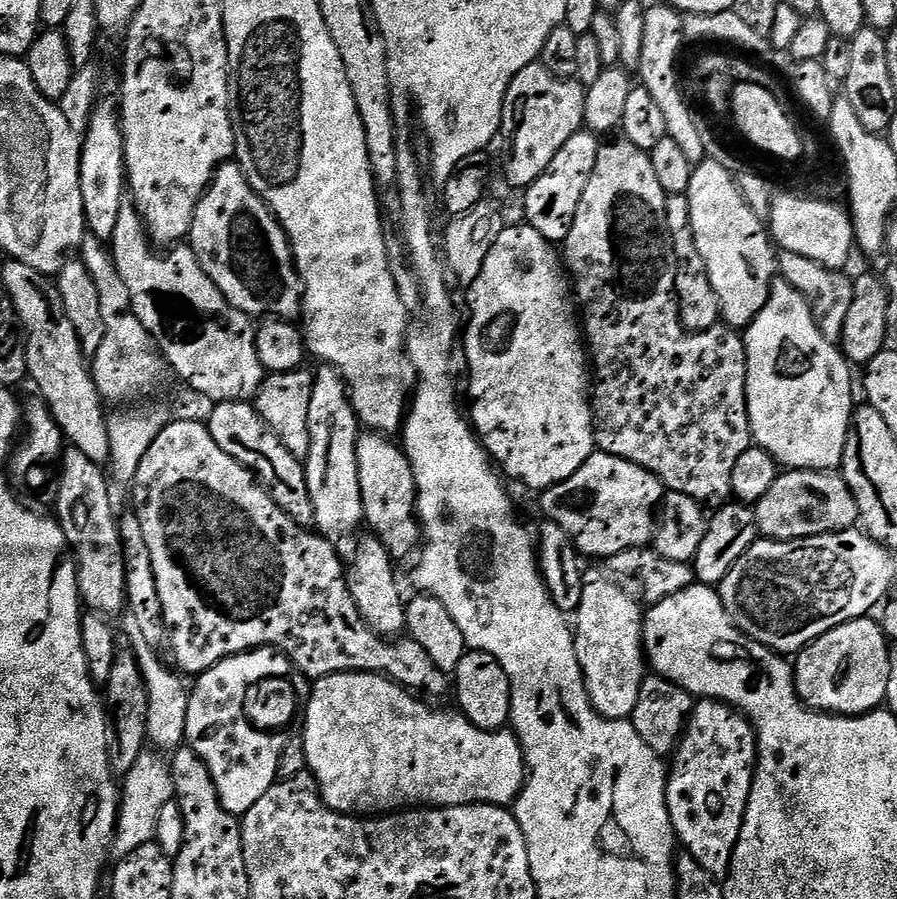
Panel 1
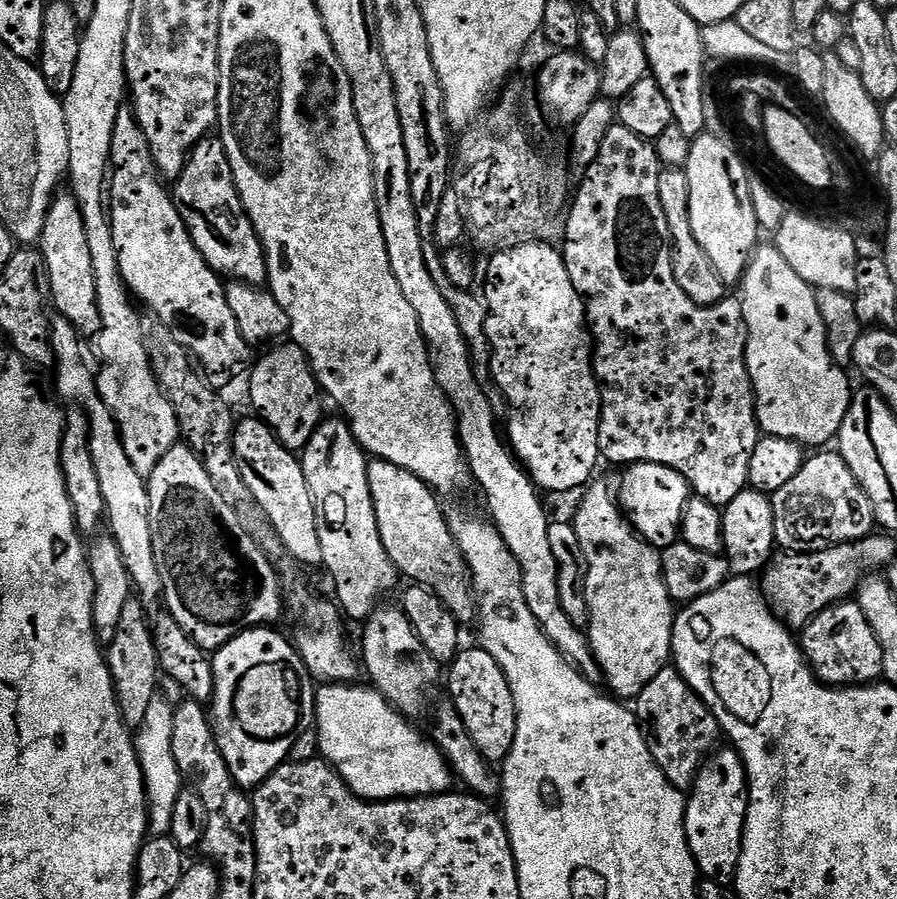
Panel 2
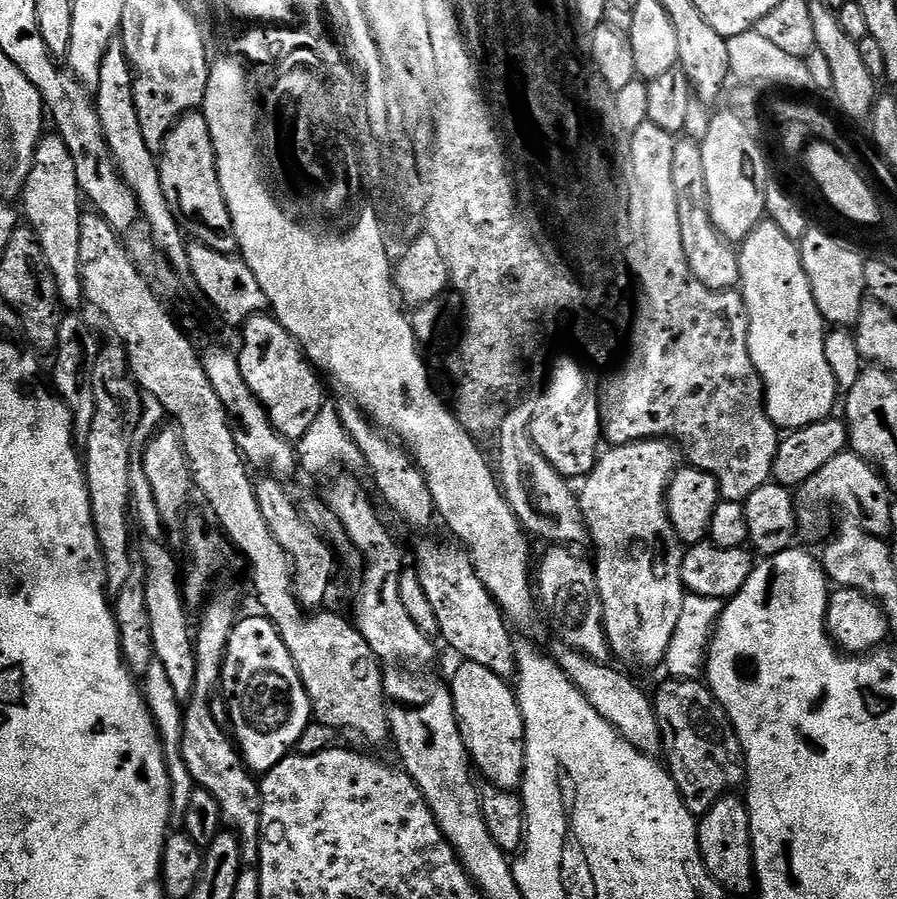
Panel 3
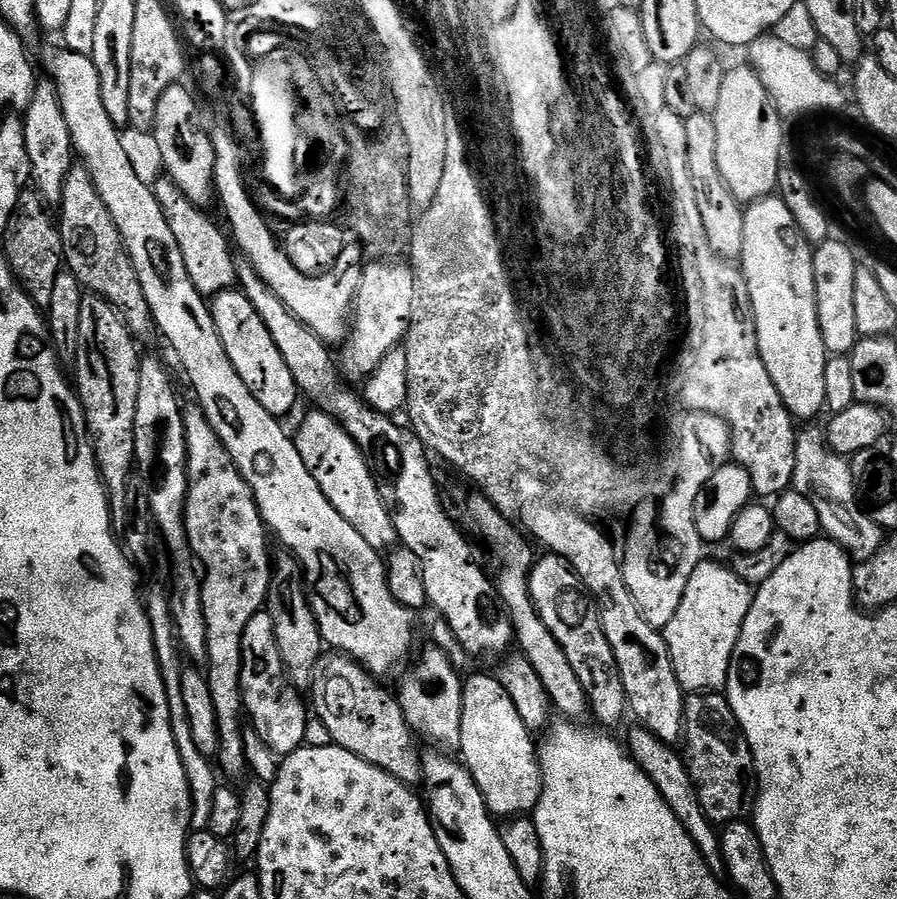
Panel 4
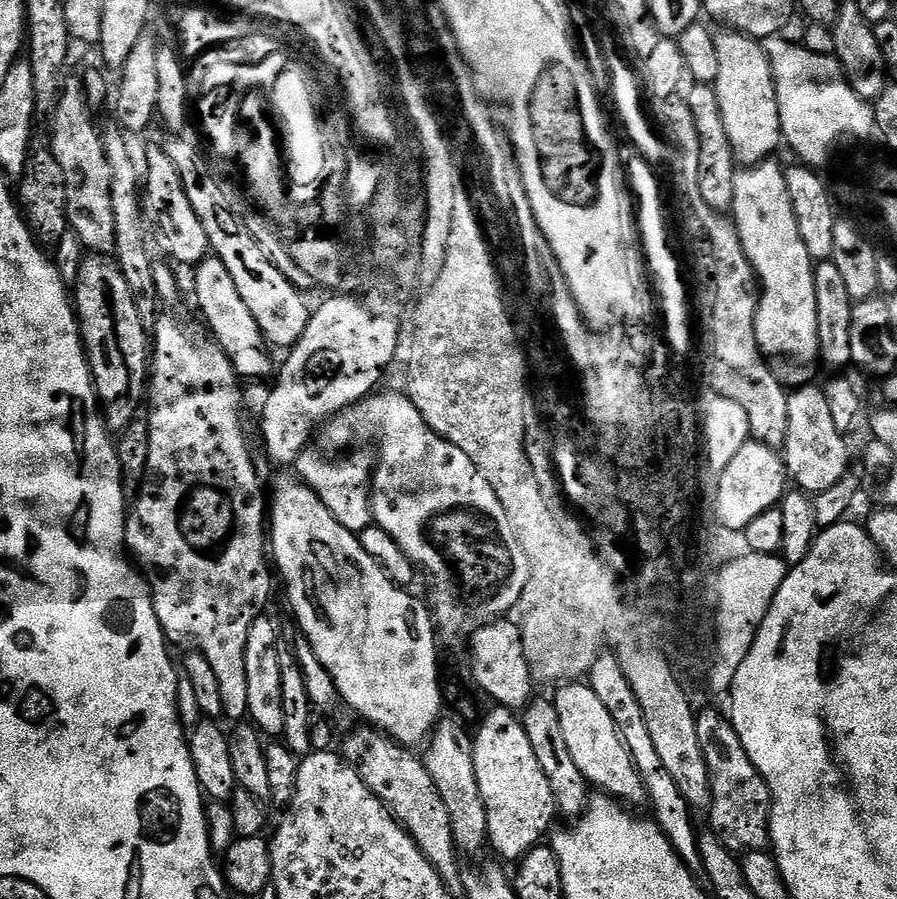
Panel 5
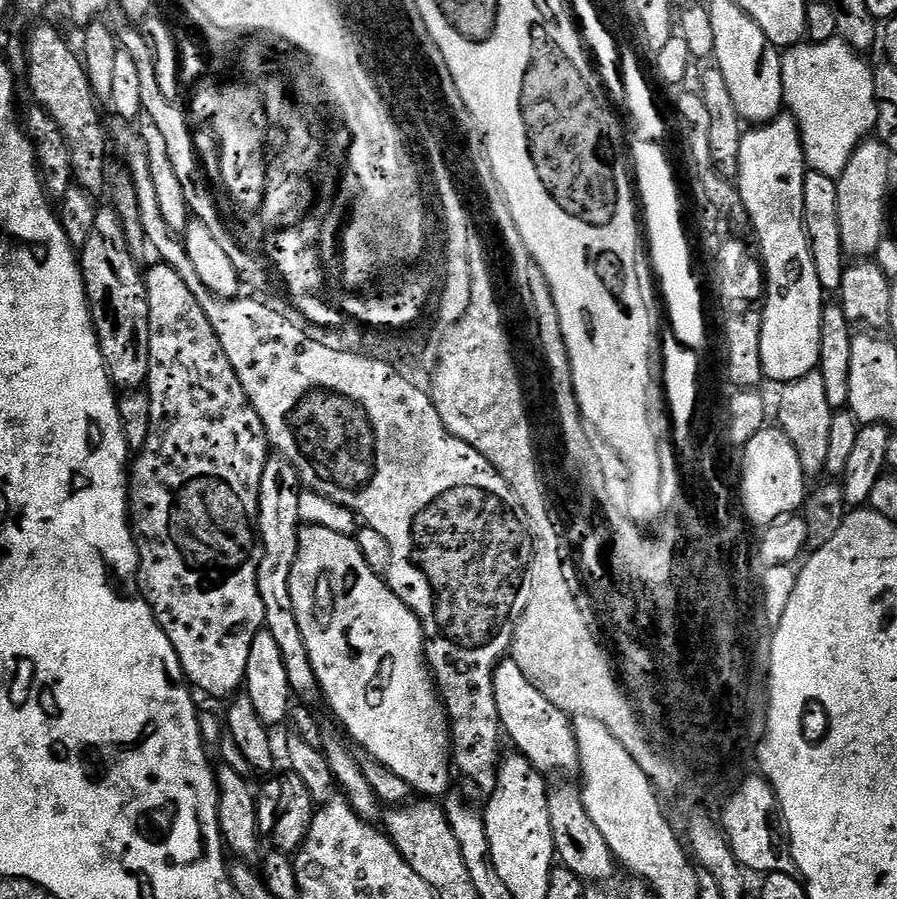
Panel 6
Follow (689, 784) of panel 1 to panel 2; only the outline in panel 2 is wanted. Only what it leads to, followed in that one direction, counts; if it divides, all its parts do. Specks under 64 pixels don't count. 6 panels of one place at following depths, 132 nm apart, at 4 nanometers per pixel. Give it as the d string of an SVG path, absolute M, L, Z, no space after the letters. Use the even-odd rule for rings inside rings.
M719 752L705 759L703 768L696 776L696 783L690 792L692 797L689 795L686 800L684 829L697 869L712 879L709 881L728 882L735 877L740 864L744 820L748 817L748 774L739 752Z

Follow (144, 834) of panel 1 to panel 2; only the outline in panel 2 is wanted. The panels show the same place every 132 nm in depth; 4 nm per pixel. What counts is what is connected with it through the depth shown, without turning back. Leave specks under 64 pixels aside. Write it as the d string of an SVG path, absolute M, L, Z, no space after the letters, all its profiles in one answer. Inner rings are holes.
M158 694L146 709L146 718L135 729L134 743L144 774L144 785L148 791L148 827L153 833L168 834L172 831L174 806L182 791L182 777L178 762L174 762L174 714L173 701L168 701L164 694Z

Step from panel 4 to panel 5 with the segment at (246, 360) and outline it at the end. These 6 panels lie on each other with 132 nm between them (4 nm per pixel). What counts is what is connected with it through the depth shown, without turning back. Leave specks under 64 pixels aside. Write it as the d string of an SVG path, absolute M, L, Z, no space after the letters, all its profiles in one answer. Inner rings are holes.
M215 258L203 261L194 272L196 275L196 304L204 315L207 331L211 333L220 348L227 352L233 362L239 361L239 356L248 359L248 376L252 380L260 380L263 376L273 375L272 360L268 357L269 349L258 322L246 310L246 302L242 302L242 294L238 294L238 286L234 286L234 278L230 278L230 270L222 266Z

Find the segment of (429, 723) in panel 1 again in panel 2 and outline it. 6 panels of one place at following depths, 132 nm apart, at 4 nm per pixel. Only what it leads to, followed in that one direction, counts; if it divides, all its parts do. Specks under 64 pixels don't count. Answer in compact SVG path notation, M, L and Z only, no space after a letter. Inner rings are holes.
M359 683L326 684L316 693L314 731L320 739L319 755L327 760L346 782L346 786L363 800L383 802L417 796L438 796L449 791L454 776L439 748L427 735L415 728L413 721L397 712L391 702L375 687L359 688Z

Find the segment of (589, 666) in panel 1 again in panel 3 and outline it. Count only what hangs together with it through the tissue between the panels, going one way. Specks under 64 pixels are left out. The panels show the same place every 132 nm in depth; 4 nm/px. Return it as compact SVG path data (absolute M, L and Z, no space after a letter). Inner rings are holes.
M664 438L609 447L608 452L603 451L599 455L578 492L587 535L596 548L597 590L602 600L604 630L611 653L626 662L641 663L646 668L659 667L665 661L686 595L681 579L686 550L677 537L667 510L668 483L680 464L679 449L674 447Z

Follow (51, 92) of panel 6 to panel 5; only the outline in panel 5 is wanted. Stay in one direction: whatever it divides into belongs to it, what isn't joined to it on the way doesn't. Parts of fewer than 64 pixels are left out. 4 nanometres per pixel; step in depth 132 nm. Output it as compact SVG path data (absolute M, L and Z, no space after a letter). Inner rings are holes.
M79 87L66 88L59 93L55 101L56 109L52 112L50 147L62 170L68 226L81 249L89 248L87 251L92 254L112 254L116 250L114 208L110 203L112 175L110 162L106 162L104 137L101 129L98 126L96 128L88 114L90 106L86 101L85 93Z

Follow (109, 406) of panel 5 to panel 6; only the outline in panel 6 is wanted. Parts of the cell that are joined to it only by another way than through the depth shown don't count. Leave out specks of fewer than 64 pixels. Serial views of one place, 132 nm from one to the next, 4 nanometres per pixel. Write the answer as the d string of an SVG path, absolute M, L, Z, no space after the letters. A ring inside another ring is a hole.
M104 206L97 211L90 238L86 246L79 249L78 263L84 276L84 292L88 296L88 309L92 315L92 329L96 331L100 353L113 385L120 390L140 390L148 382L148 343L150 322L148 321L148 295L144 285L142 268L136 265L137 257L128 248L122 224L111 207Z

